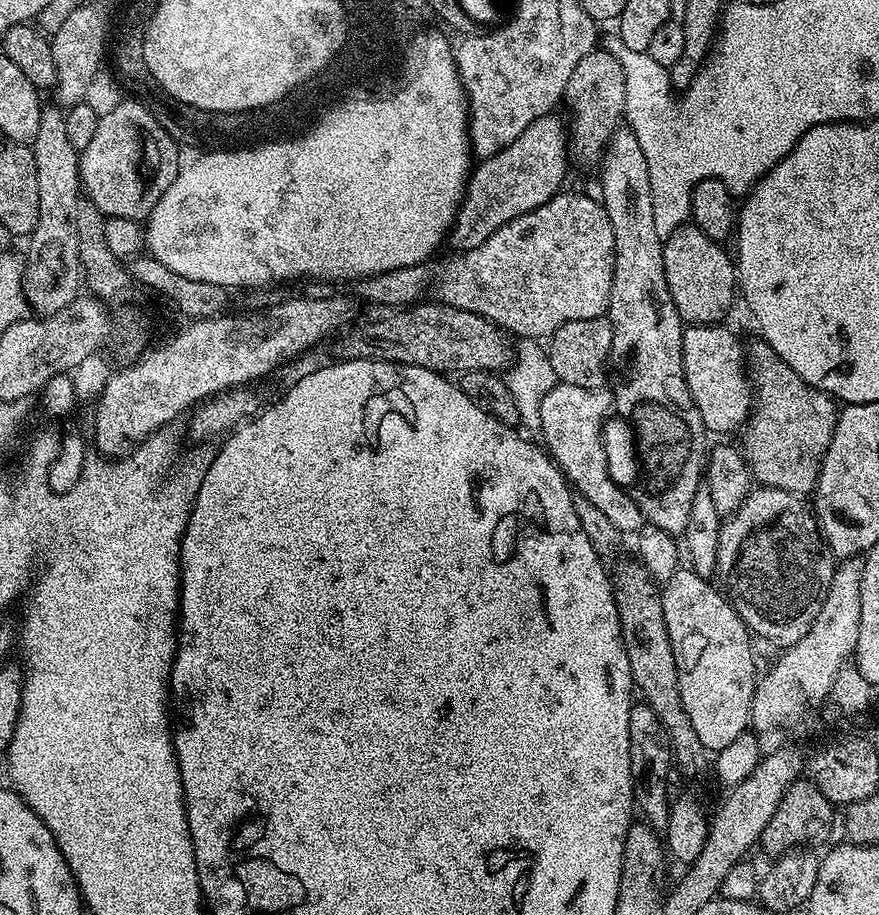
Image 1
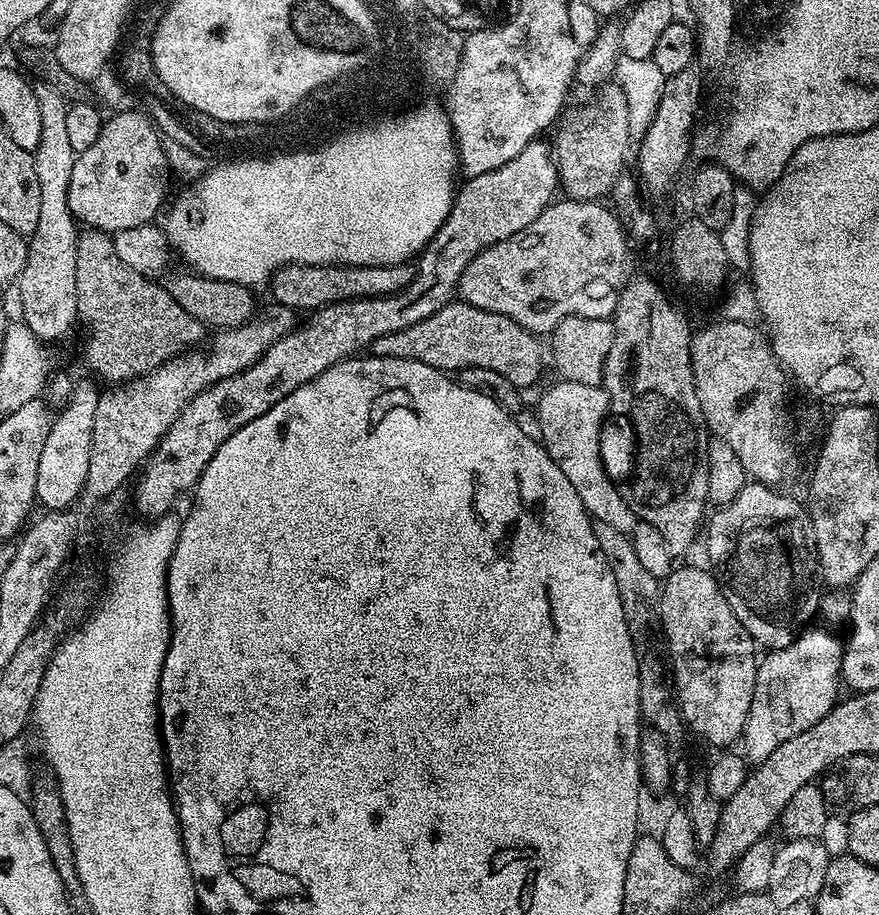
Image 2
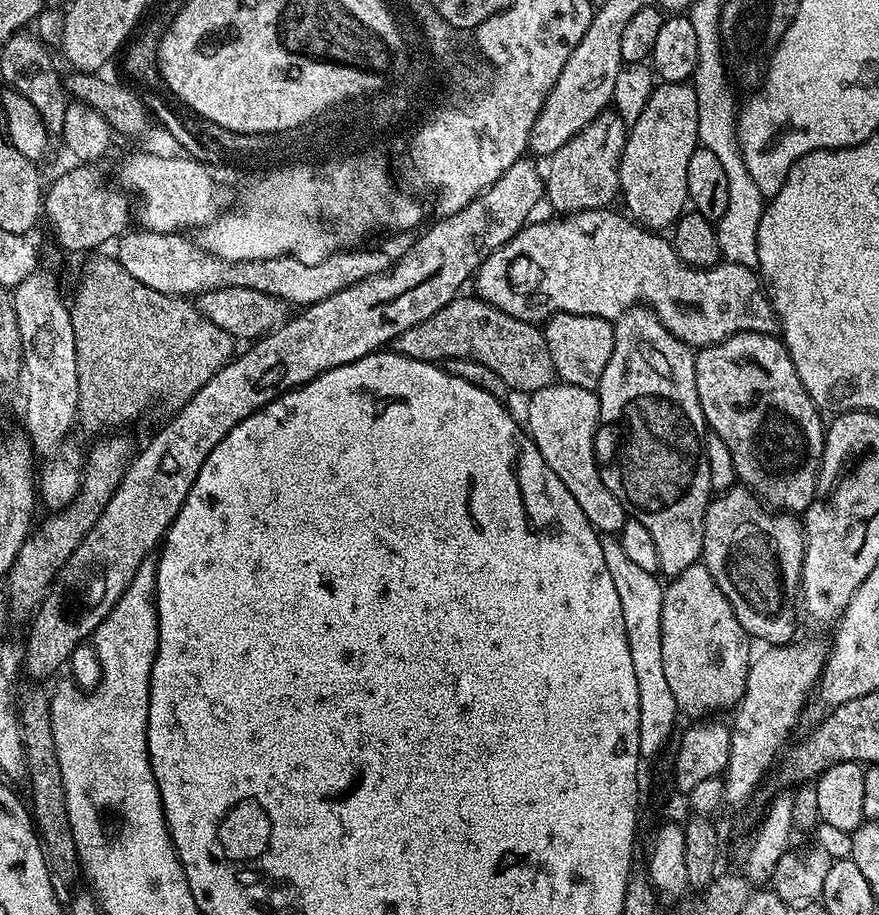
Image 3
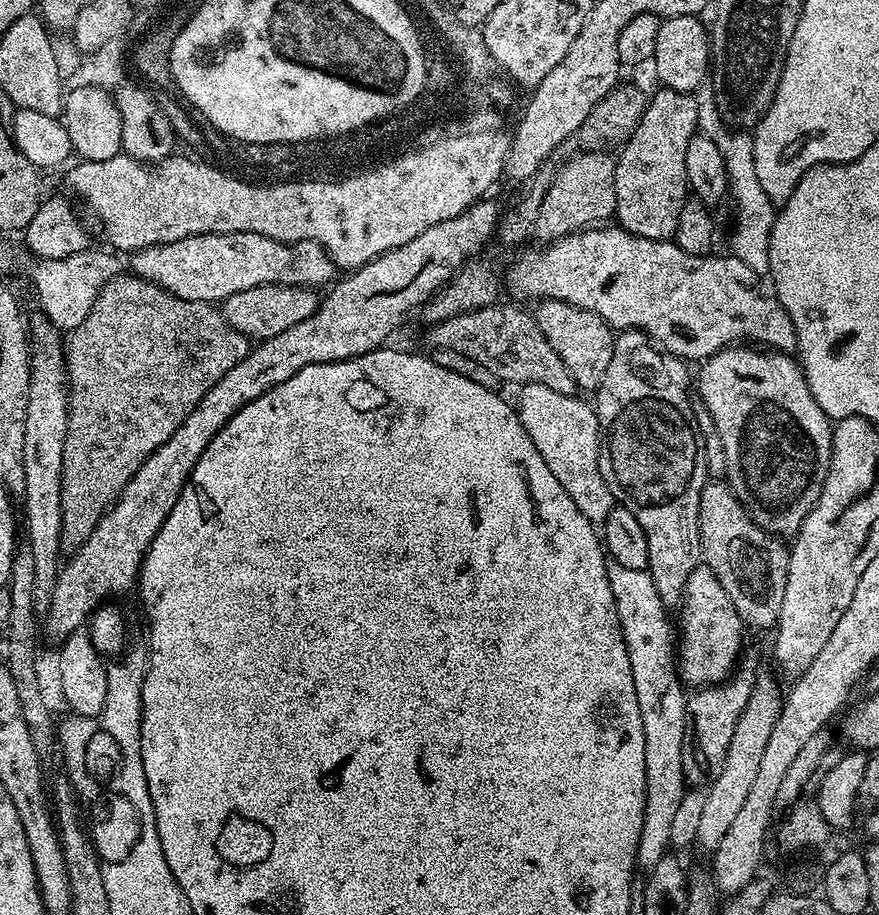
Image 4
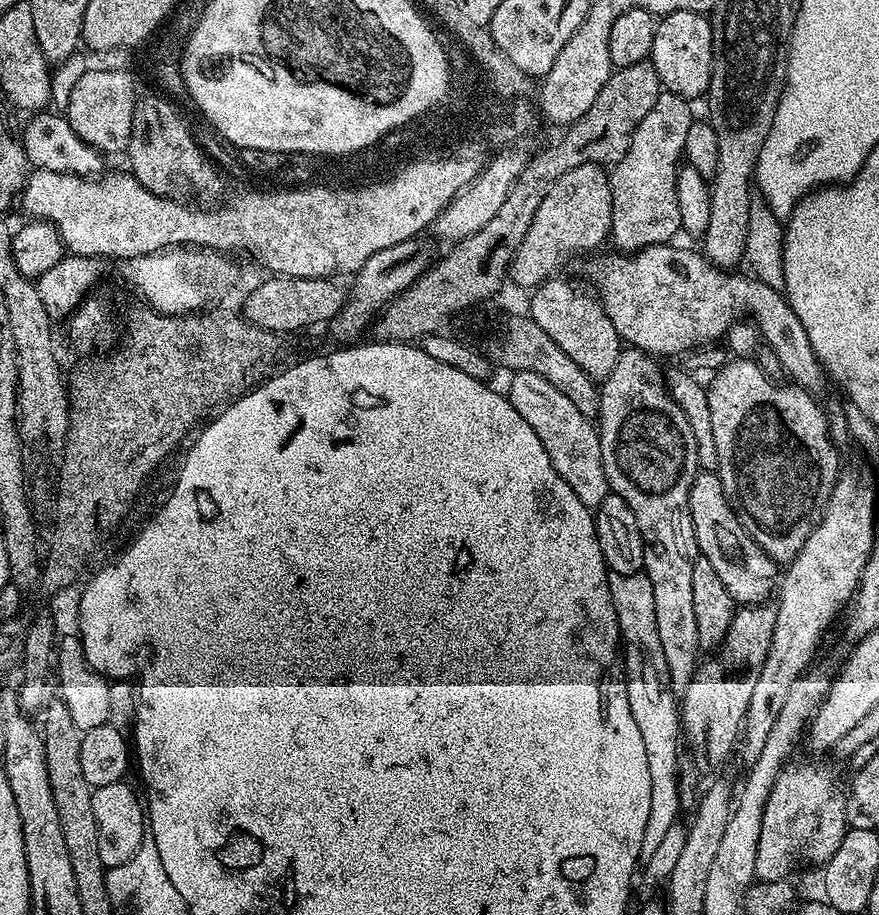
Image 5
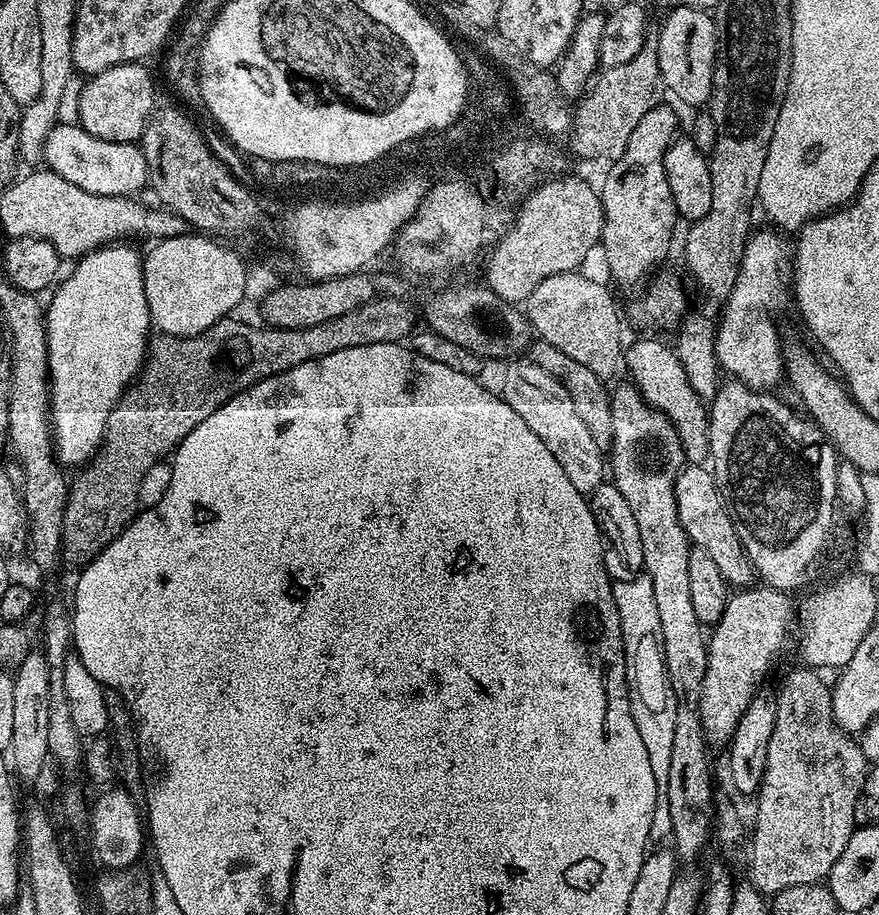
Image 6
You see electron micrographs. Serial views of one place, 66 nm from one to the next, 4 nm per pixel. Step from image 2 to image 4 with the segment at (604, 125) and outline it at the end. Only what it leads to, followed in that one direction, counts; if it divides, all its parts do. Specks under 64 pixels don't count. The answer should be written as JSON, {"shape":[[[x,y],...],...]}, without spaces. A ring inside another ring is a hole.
{"shape":[[[608,150],[577,152],[572,159],[563,161],[556,177],[552,179],[550,190],[546,190],[546,198],[542,198],[535,235],[540,235],[541,241],[551,242],[561,240],[571,232],[582,232],[586,228],[611,221],[616,210],[615,173],[616,161]]]}

